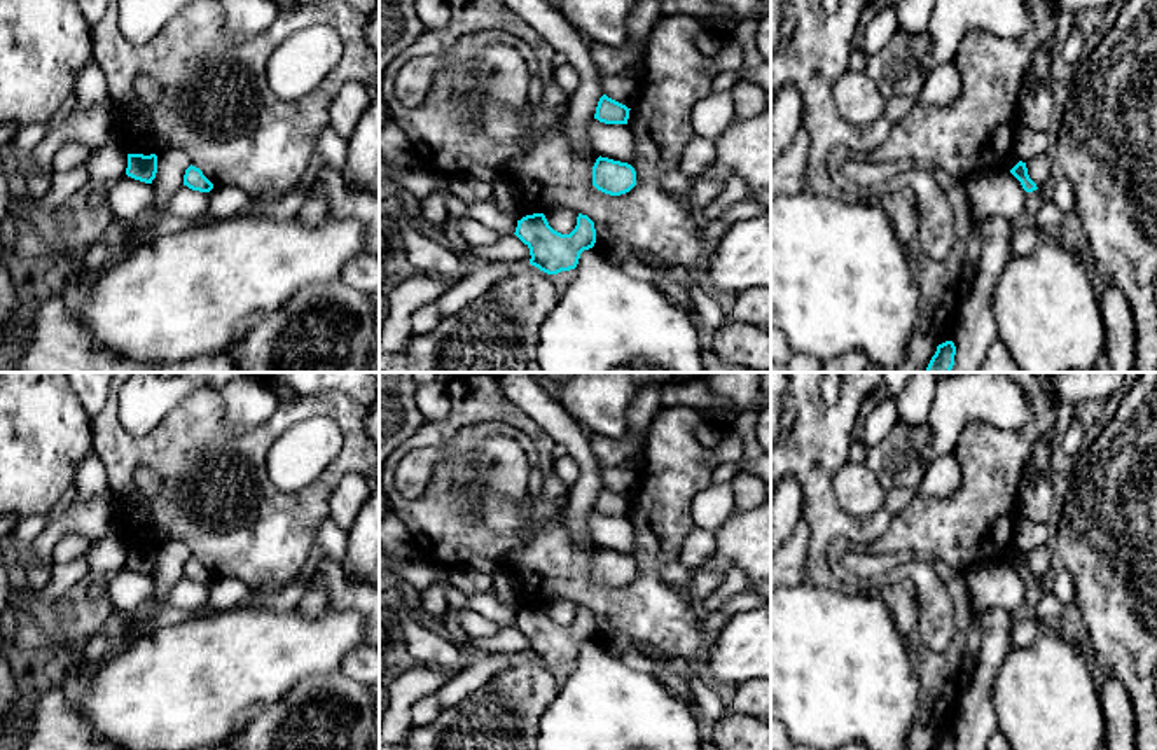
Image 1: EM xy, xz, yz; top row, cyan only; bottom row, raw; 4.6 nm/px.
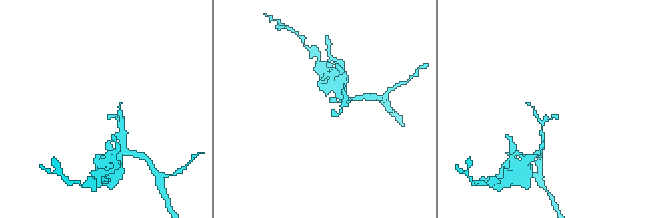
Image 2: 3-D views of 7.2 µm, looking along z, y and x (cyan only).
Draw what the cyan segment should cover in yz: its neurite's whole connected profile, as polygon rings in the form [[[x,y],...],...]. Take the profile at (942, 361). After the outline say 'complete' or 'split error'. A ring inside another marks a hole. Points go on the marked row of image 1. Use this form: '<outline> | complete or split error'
[[[946,341],[937,346],[925,372],[951,372],[954,365],[956,346],[953,341]]] | complete

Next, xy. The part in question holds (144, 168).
[[[128,154],[128,168],[126,168],[128,177],[145,184],[152,184],[152,180],[156,178],[156,173],[157,173],[156,154],[150,154],[150,156]]] | complete

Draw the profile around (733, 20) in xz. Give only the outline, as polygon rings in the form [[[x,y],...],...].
[[[732,12],[725,21],[703,21],[703,26],[711,28],[715,33],[725,38],[741,21],[745,21],[745,17]]]

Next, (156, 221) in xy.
[[[180,149],[157,154],[157,173],[152,180],[154,201],[149,208],[136,212],[129,220],[121,222],[122,231],[135,234],[135,247],[154,241],[159,236],[187,231],[194,226],[217,222],[206,212],[196,220],[180,219],[170,212],[171,191],[184,185],[185,170],[191,166],[189,156]]]

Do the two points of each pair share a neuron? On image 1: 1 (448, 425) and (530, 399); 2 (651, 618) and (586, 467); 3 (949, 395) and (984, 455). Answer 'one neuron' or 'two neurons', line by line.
1: two neurons
2: two neurons
3: two neurons

